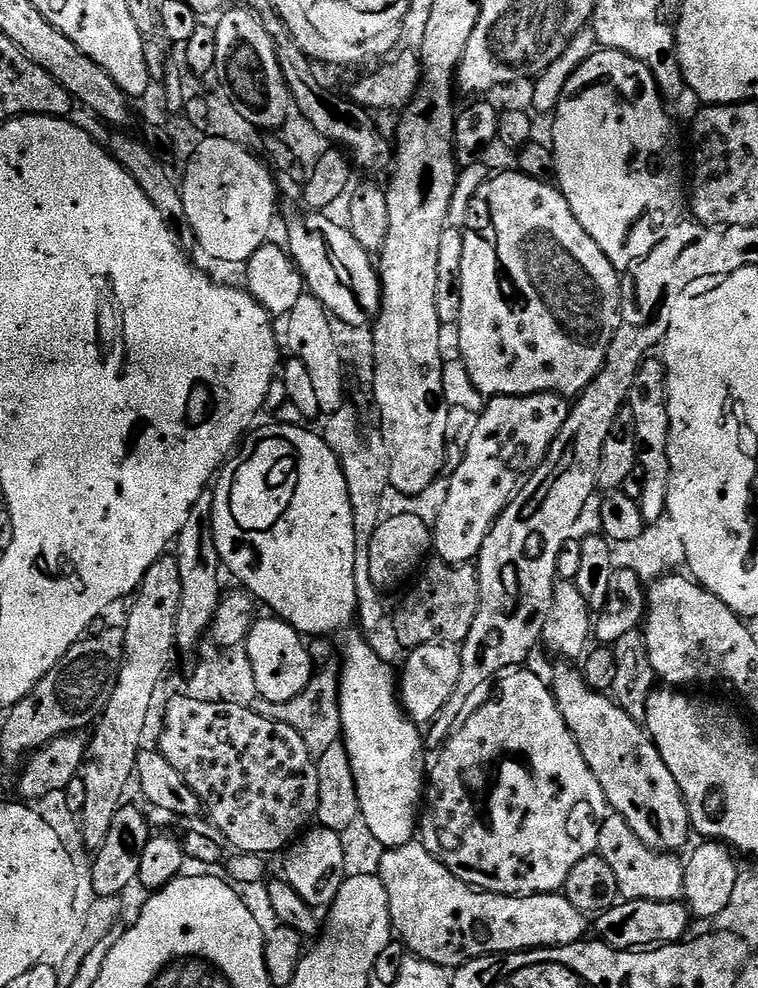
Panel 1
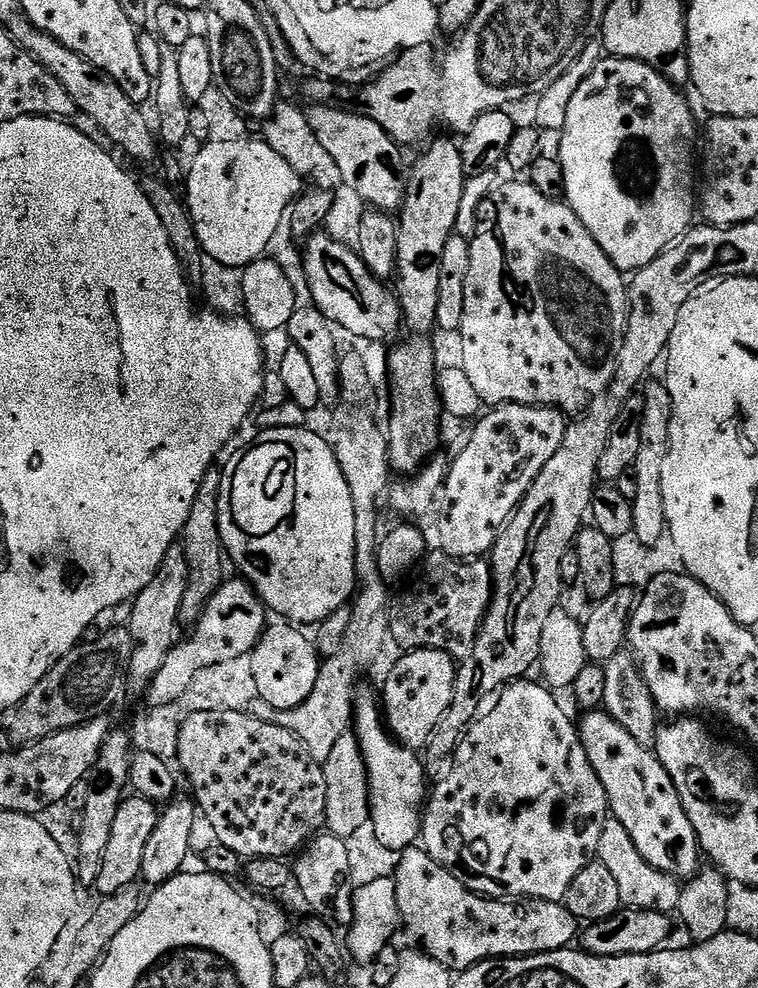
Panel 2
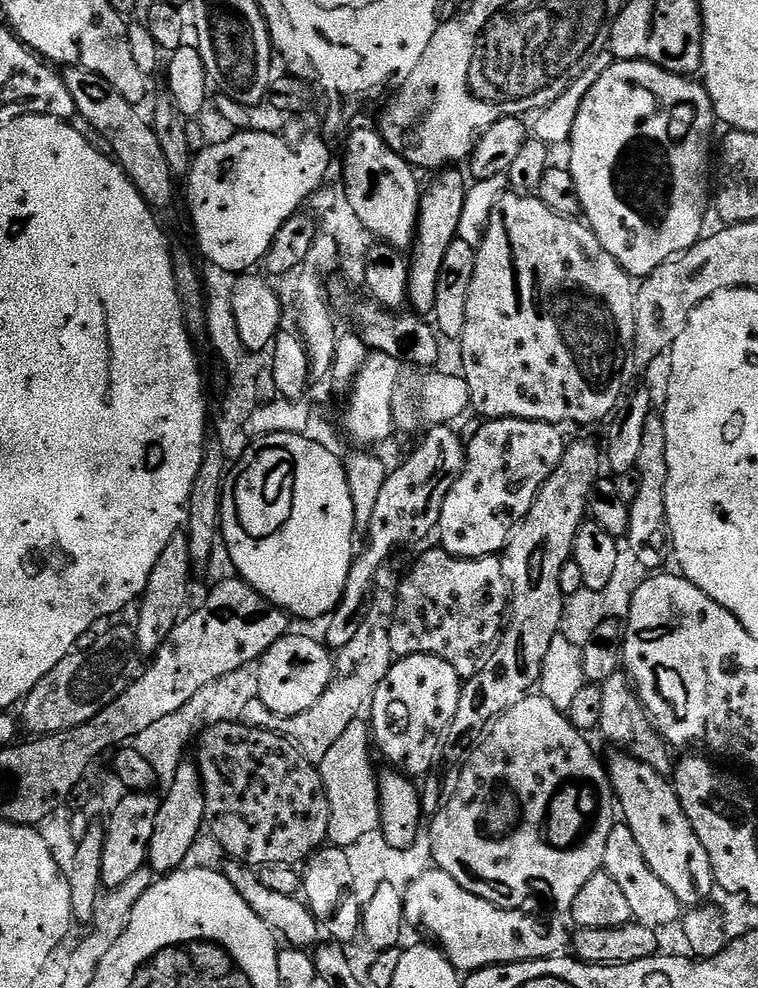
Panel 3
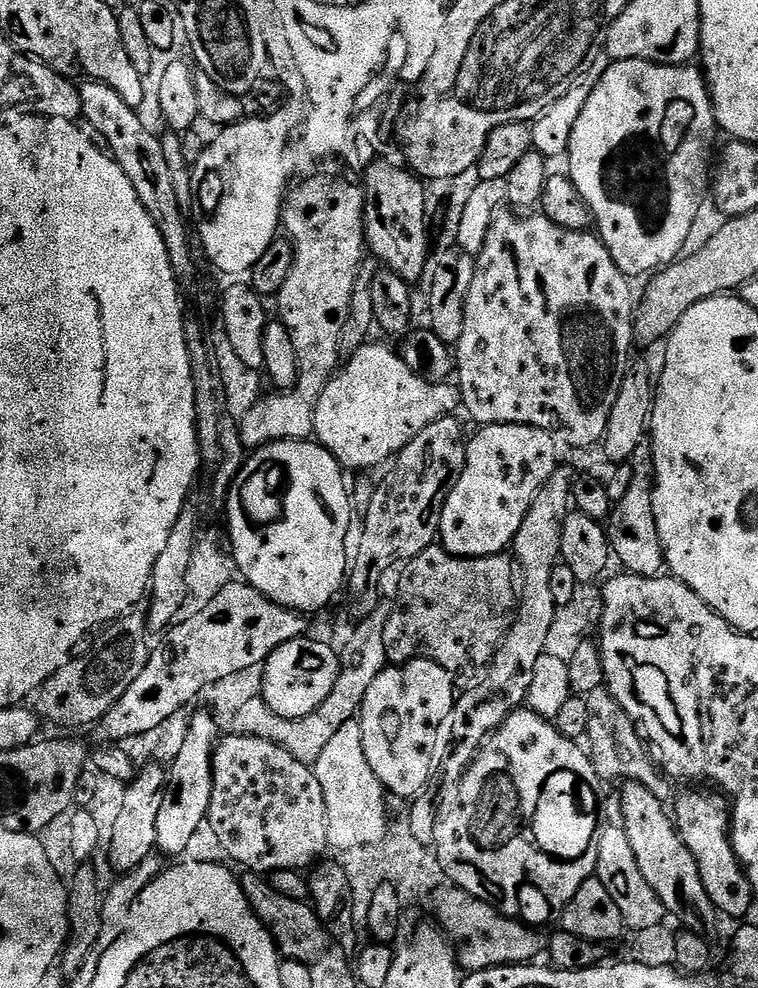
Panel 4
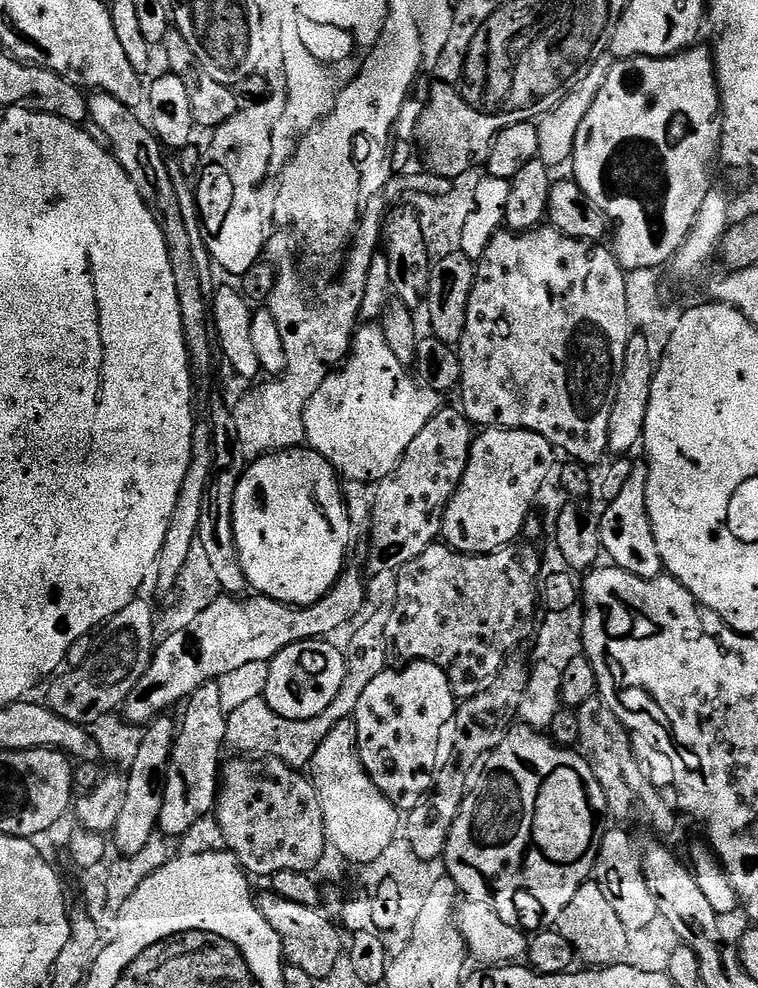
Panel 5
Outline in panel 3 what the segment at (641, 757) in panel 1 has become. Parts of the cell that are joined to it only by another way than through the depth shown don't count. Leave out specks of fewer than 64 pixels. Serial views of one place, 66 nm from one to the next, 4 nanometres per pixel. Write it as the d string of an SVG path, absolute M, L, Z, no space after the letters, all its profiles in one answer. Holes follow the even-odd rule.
M631 754L616 756L608 768L612 792L620 803L622 823L632 835L646 866L671 890L676 899L687 902L695 894L696 876L692 873L692 856L700 856L702 849L692 832L675 787L654 769L636 760Z

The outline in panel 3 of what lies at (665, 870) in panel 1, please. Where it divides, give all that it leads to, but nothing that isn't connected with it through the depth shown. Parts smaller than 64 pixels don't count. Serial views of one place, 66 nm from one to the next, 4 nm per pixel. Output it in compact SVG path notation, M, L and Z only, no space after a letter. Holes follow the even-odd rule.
M616 822L612 833L608 836L608 841L604 844L602 868L610 878L614 878L618 890L622 890L622 898L626 900L626 906L630 906L632 920L635 923L645 924L653 930L664 927L667 929L681 917L681 901L677 900L675 894L660 881L658 874L654 874L650 866L646 866L632 835L628 833L623 823Z

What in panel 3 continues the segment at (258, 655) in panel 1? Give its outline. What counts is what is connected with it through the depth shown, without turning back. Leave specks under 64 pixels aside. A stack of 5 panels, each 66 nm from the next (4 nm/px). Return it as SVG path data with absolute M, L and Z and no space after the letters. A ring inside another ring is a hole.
M289 634L274 642L255 665L258 699L274 714L297 716L308 710L321 697L332 677L333 657L319 639ZM317 640L317 641L316 641ZM329 655L329 656L328 656Z

